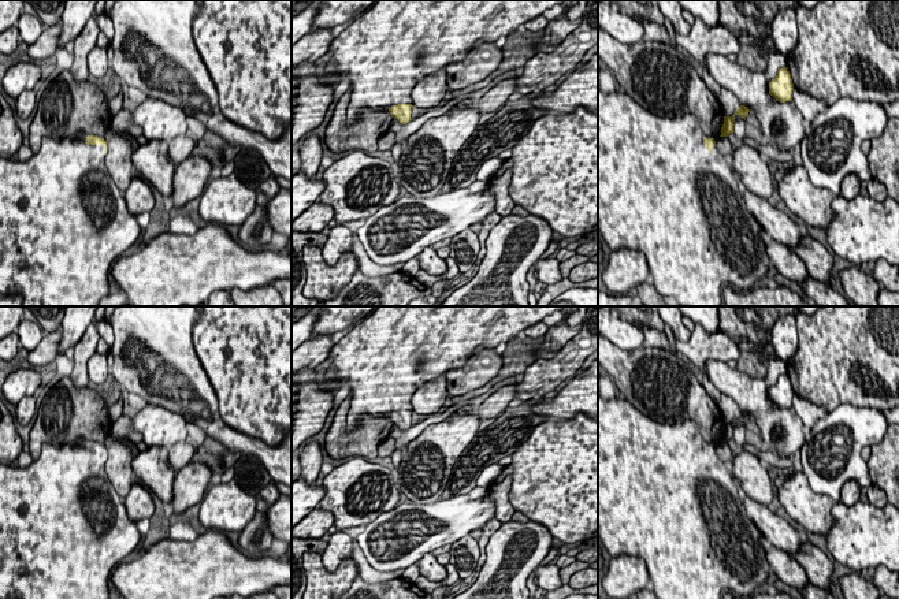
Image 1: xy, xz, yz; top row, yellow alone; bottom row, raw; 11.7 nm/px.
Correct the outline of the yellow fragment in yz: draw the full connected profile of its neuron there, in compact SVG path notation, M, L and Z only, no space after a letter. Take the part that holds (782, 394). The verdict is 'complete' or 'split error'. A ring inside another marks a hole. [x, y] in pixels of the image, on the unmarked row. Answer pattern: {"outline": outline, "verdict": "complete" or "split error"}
{"outline": "M788 373L779 375L774 386L769 388L769 401L777 408L792 408L794 390Z", "verdict": "complete"}

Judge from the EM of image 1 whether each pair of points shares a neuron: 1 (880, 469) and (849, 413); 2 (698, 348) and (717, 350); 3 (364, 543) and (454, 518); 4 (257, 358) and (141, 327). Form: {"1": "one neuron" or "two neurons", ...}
{"1": "two neurons", "2": "one neuron", "3": "one neuron", "4": "two neurons"}

